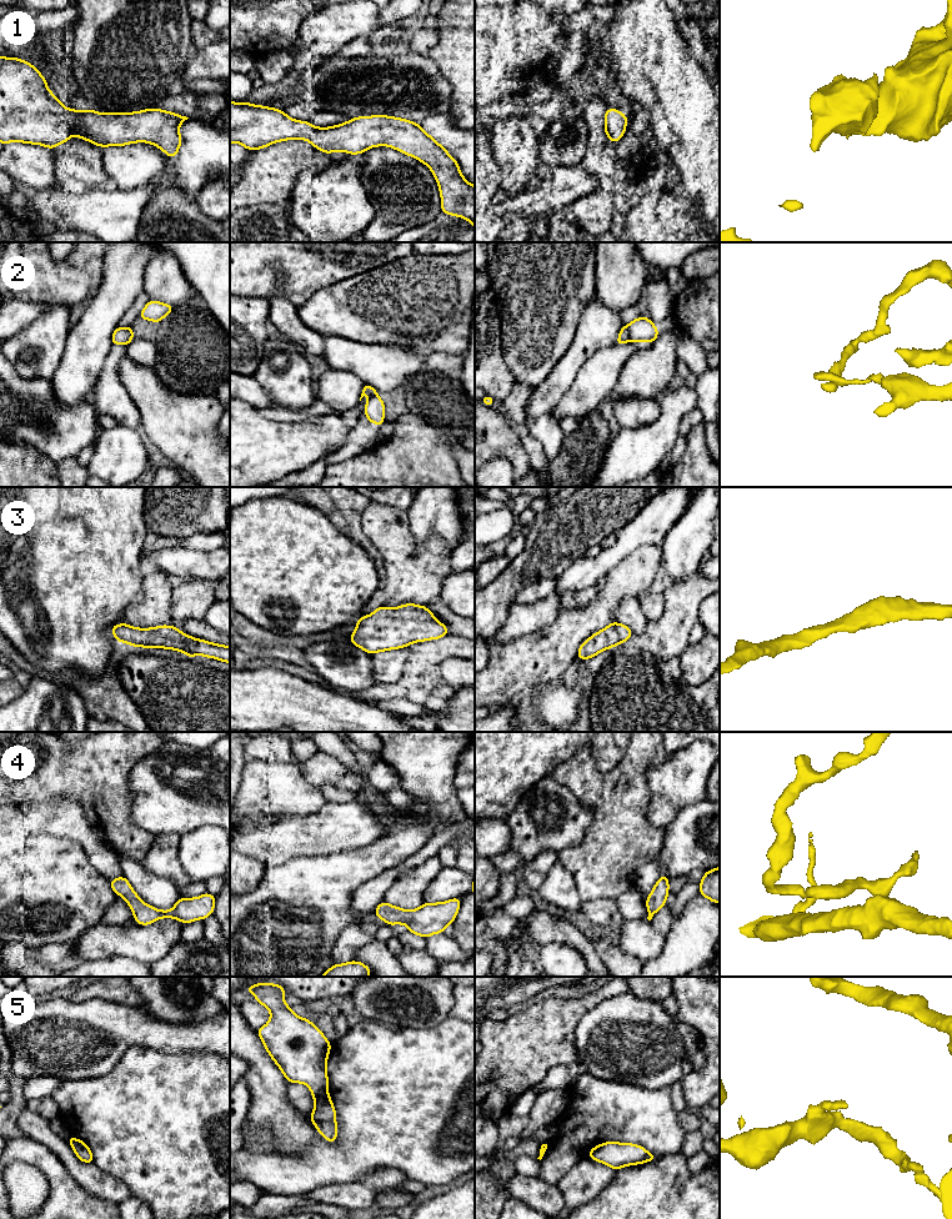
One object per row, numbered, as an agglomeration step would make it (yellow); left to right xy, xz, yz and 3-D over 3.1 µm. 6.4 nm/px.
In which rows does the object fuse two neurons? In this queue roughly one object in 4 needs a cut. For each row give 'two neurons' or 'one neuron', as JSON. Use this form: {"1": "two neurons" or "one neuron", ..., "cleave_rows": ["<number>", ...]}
{"1": "one neuron", "2": "two neurons", "3": "one neuron", "4": "one neuron", "5": "one neuron", "cleave_rows": ["2"]}

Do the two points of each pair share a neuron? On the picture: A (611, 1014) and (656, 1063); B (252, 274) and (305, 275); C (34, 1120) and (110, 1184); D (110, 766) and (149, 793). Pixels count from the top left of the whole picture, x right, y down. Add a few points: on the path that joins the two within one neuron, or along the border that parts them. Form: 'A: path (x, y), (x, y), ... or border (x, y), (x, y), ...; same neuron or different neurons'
A: path (622, 1027), (646, 1051); same neuron
B: path (265, 260), (269, 256), (286, 256), (291, 261); same neuron
C: path (51, 1140), (90, 1178); same neuron
D: border (145, 755), (129, 774), (130, 808); different neurons

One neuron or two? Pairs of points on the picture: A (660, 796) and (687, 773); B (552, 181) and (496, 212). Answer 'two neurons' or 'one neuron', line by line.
A: one neuron
B: one neuron

